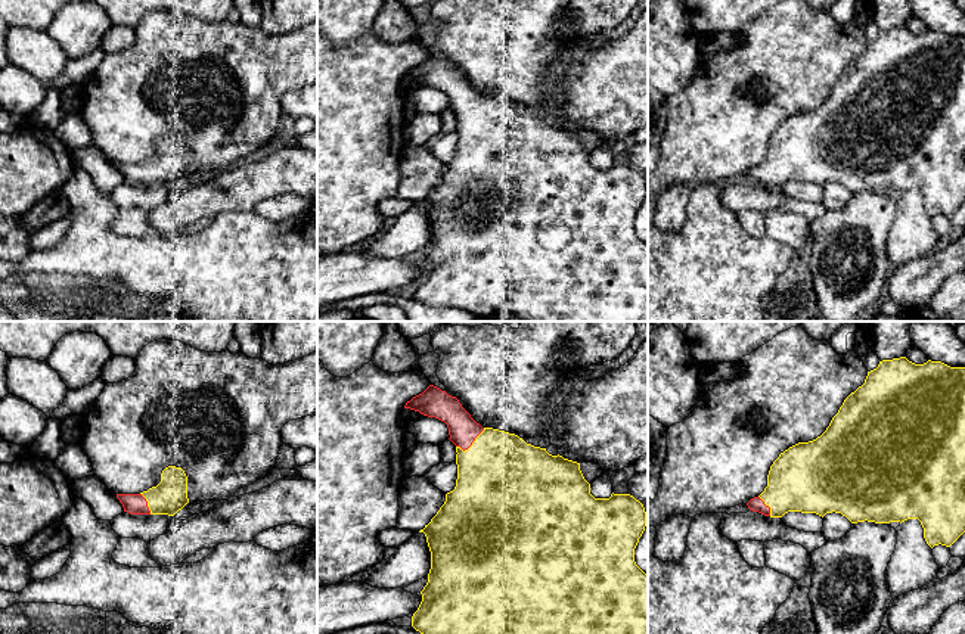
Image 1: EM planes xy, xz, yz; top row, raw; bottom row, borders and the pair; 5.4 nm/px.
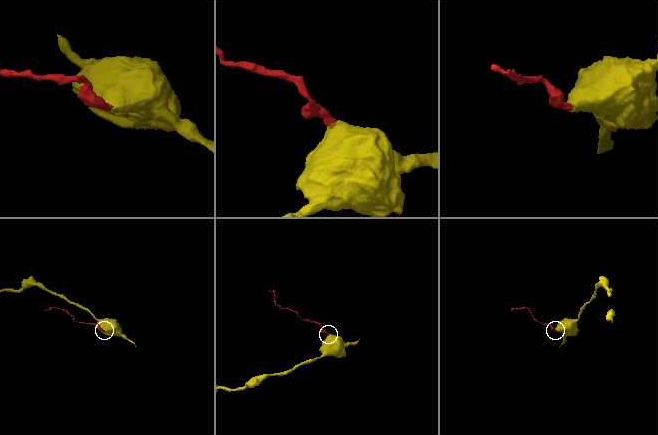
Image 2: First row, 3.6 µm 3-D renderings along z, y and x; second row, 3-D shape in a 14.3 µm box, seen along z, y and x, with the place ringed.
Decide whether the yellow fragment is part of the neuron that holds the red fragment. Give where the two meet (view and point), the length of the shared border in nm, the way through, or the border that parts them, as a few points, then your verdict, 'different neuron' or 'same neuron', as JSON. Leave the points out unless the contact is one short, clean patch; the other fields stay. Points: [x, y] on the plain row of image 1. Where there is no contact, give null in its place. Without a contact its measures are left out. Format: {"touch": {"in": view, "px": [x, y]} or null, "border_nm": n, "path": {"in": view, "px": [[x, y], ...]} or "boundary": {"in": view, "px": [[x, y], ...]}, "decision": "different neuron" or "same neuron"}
{"touch": {"in": "xz", "px": [471, 114]}, "border_nm": 190, "path": {"in": "xz", "px": [[462, 98], [469, 106], [471, 114], [500, 149]]}, "decision": "same neuron"}

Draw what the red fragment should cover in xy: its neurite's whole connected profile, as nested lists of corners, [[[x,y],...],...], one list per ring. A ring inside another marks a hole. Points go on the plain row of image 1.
[[[168,136],[161,143],[161,152],[140,164],[117,164],[130,184],[174,186],[187,173],[187,146],[181,137]]]

